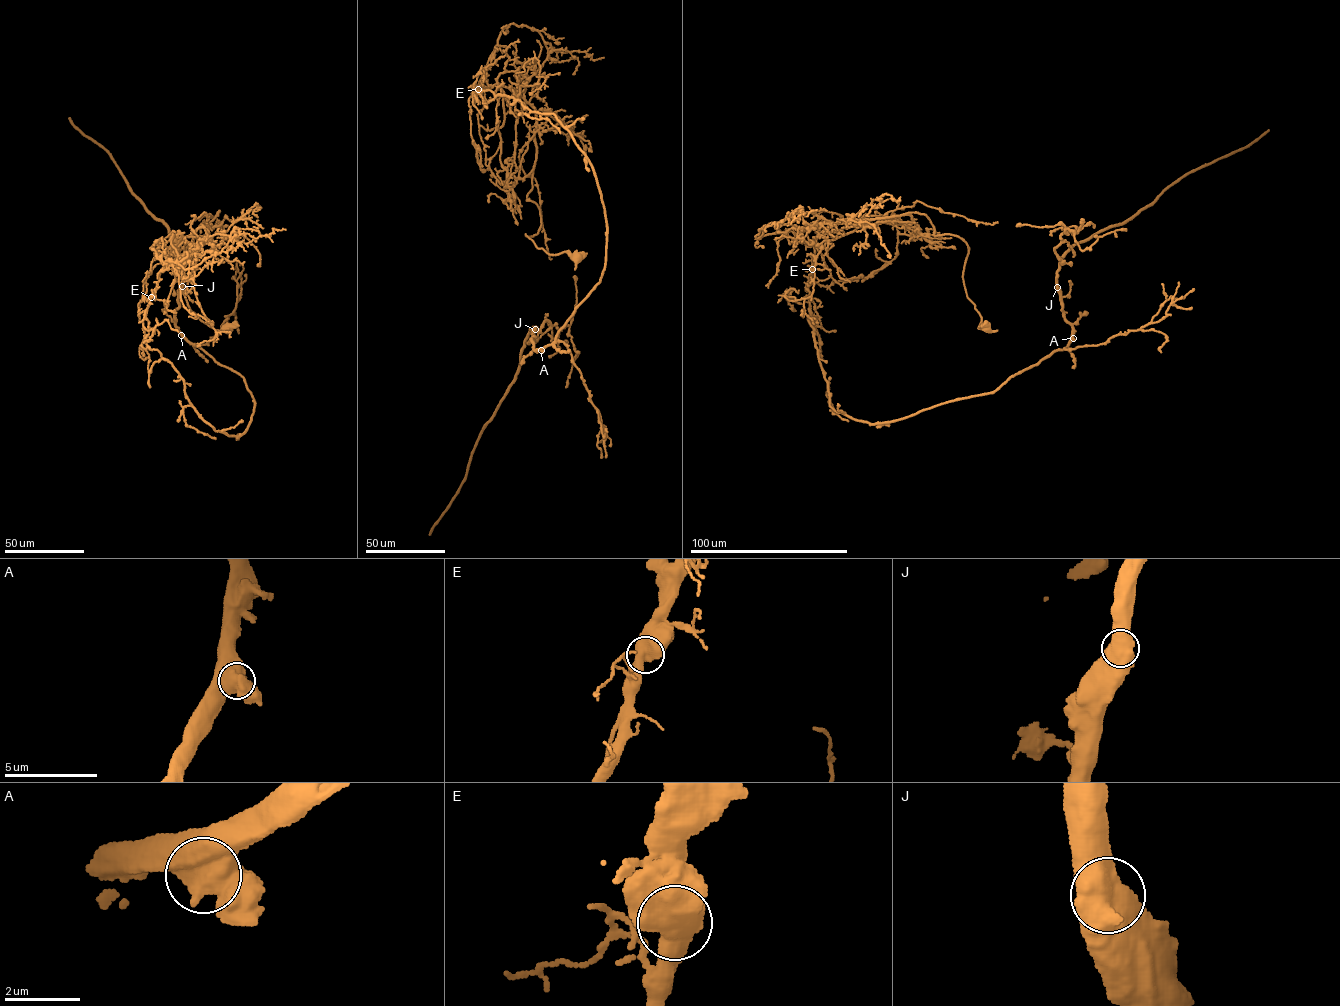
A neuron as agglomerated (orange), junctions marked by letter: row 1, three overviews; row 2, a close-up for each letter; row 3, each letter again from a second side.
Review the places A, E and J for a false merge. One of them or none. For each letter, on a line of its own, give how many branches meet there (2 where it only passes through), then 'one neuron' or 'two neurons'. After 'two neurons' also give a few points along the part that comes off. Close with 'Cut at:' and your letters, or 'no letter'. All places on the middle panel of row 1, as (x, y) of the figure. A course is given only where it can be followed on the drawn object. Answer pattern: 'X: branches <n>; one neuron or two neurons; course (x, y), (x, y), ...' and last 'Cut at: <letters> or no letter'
A: branches 2; one neuron
E: branches 2; two neurons; course (478, 89), (552, 113), (569, 133), (603, 205), (605, 269), (555, 340), (534, 349), (531, 328), (429, 535)
J: branches 2; one neuron
Cut at: E

